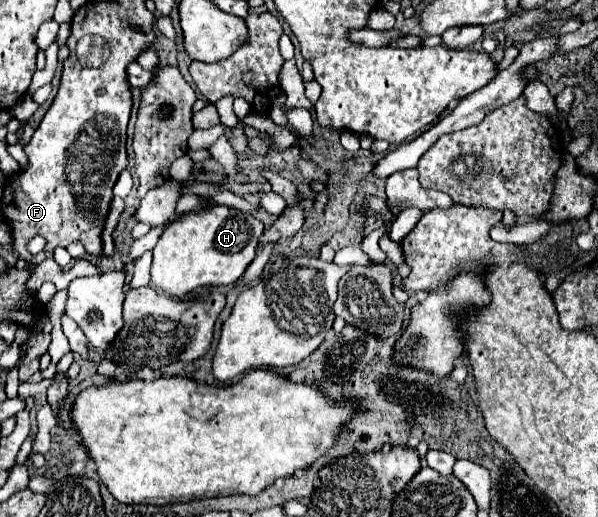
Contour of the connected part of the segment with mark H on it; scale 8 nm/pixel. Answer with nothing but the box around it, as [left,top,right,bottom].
[152,206,264,298]

